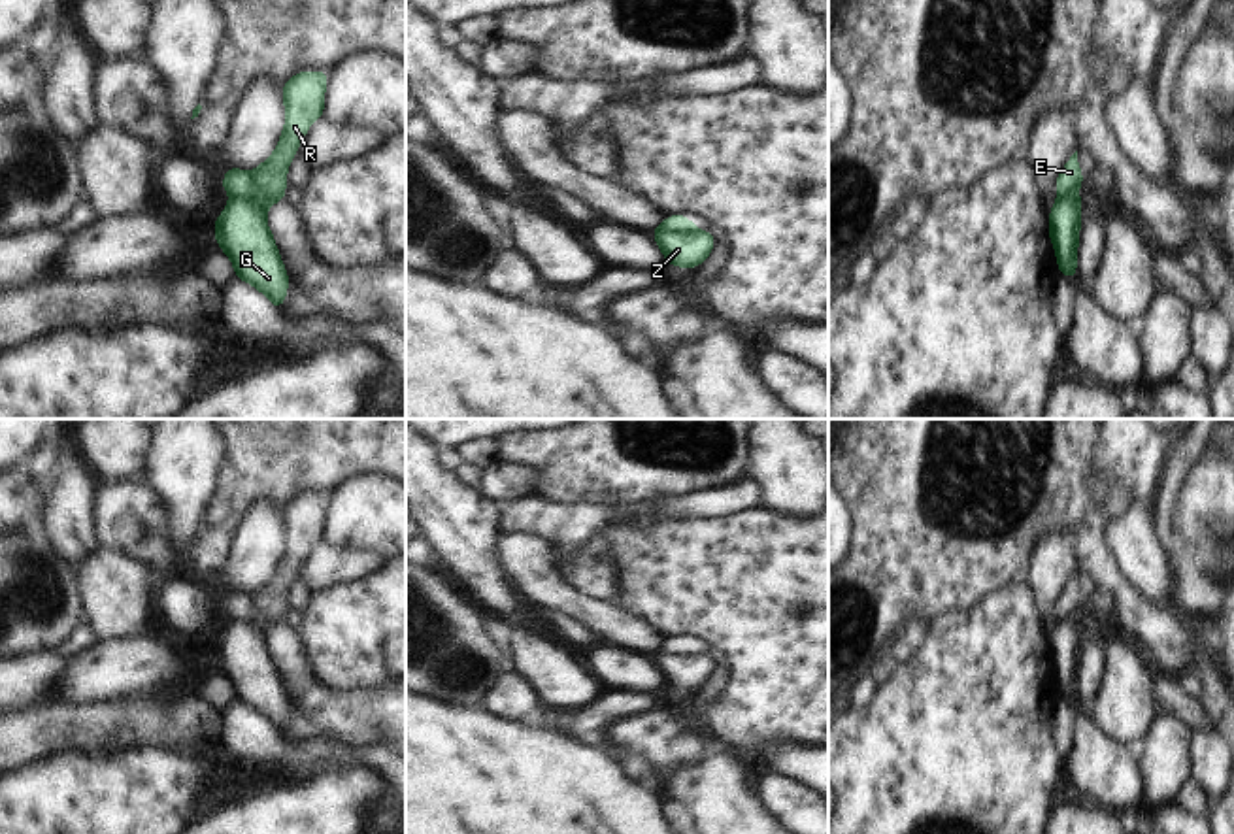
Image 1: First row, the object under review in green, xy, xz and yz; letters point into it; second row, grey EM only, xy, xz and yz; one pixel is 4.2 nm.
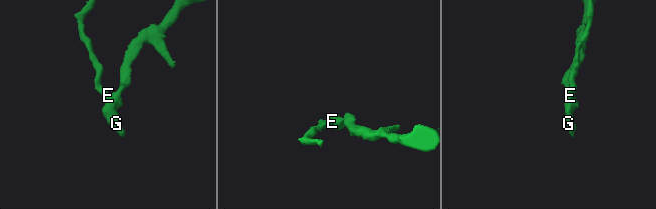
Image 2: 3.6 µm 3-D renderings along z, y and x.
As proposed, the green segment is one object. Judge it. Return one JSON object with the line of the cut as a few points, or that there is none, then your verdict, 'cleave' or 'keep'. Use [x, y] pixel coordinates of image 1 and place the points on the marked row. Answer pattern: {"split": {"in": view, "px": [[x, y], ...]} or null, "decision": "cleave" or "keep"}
{"split": {"in": "xy", "px": [[250, 174], [250, 189], [261, 199], [261, 210]]}, "decision": "cleave"}

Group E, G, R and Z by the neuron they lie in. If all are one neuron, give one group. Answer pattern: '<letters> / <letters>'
E / G R Z

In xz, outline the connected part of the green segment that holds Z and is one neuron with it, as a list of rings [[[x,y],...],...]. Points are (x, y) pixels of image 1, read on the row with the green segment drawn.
[[[692,223],[683,232],[657,230],[653,238],[670,264],[687,270],[702,264],[715,243],[708,230],[698,230]]]

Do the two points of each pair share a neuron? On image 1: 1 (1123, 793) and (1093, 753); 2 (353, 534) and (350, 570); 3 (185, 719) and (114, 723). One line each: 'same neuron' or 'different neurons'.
1: same neuron
2: different neurons
3: same neuron

